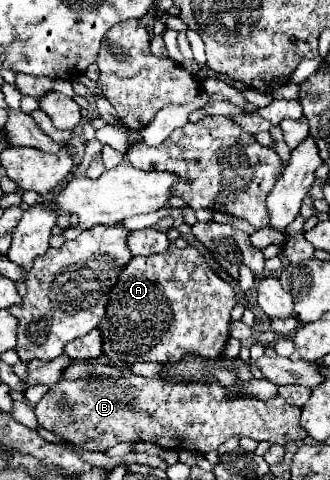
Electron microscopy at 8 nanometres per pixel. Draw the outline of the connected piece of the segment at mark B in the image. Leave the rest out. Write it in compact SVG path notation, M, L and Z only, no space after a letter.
M71 362L65 370L59 382L49 388L49 392L41 398L41 402L35 408L37 420L43 428L63 436L67 442L87 450L87 452L105 452L113 448L117 442L153 442L159 444L165 450L195 450L201 454L207 454L211 450L217 450L225 440L231 436L237 438L253 438L257 442L265 440L269 444L281 444L287 446L291 442L299 442L307 436L307 430L301 428L299 416L301 410L287 404L281 396L263 402L257 398L237 398L229 394L225 386L219 382L187 382L187 384L171 384L163 378L145 378L137 376L127 368L117 368L109 364L99 362Z

